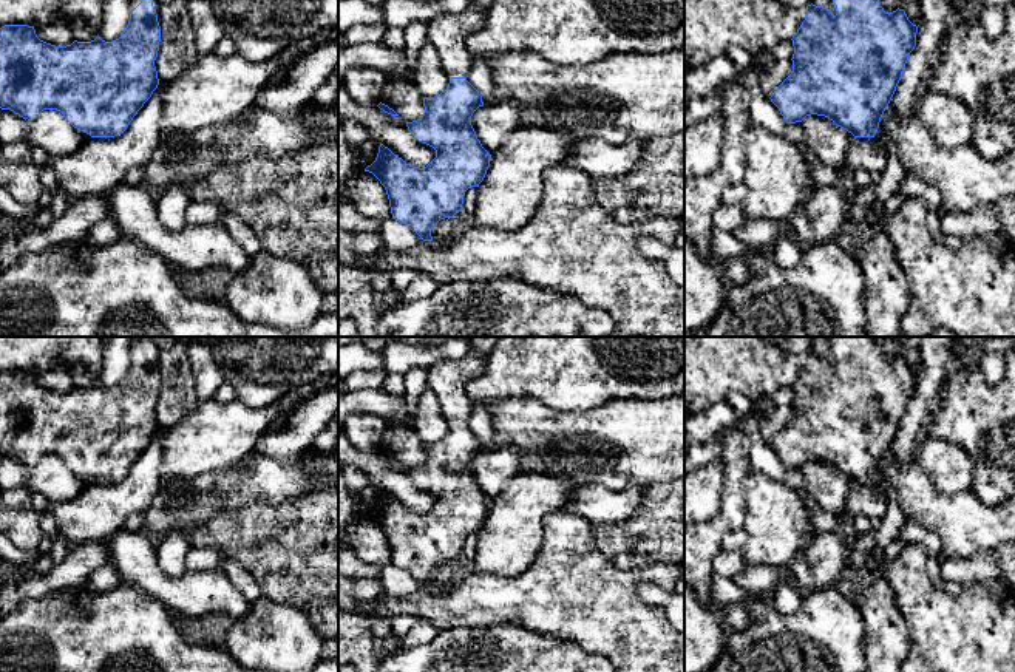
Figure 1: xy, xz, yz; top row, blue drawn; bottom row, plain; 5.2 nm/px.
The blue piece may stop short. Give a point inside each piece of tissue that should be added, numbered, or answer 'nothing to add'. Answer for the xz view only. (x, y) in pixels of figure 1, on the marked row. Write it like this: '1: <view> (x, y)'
1: xz (447, 33)

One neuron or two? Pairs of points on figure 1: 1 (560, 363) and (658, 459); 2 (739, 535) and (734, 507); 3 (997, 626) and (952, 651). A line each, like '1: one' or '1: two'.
1: two
2: two
3: one

